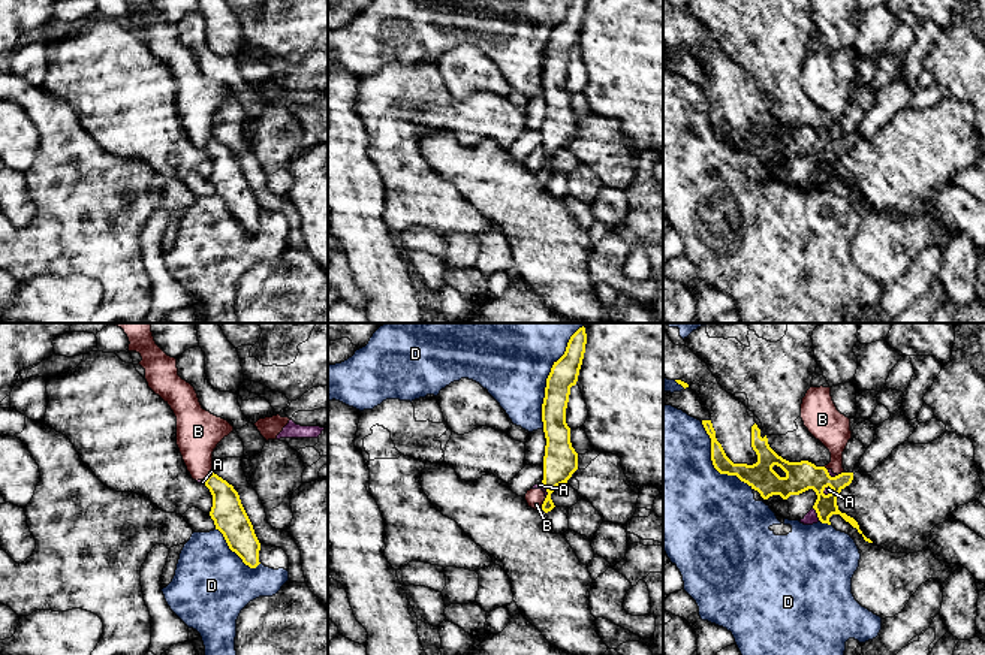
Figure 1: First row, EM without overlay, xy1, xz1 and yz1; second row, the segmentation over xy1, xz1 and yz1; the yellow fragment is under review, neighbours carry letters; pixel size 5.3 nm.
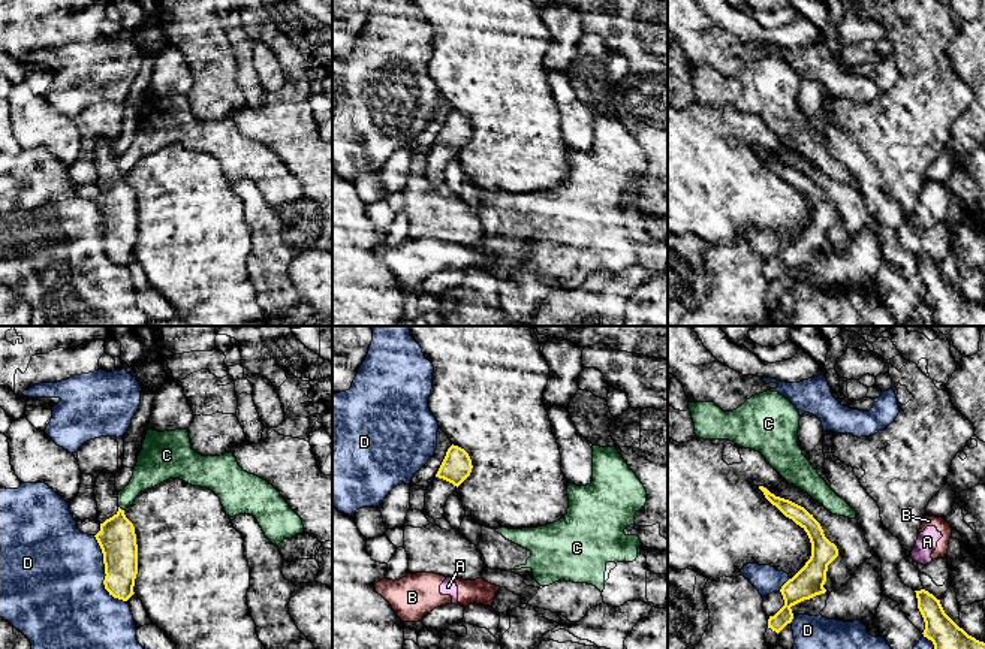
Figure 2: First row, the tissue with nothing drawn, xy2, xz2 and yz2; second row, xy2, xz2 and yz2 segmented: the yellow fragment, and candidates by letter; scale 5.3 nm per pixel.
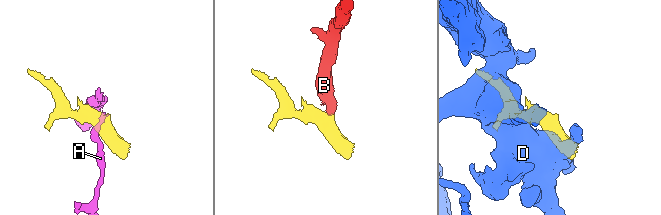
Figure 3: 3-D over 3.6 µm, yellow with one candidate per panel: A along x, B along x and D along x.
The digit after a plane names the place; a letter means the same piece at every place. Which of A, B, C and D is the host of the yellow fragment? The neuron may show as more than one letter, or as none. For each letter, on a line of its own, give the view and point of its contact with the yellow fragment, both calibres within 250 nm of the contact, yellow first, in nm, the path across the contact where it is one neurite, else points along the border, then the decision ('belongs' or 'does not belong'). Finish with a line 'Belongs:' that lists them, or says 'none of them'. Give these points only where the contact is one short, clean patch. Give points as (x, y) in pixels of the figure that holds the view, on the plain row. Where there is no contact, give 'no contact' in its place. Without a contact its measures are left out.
A: contact yz1 (818, 180); calibres 160 and 70 nm; border yz1 (813, 172), (821, 186); does not belong
B: contact xz1 (544, 168); calibres 190 and 100 nm; border xz1 (547, 162), (541, 172); does not belong
C: contact xy2 (120, 174); calibres 200 and 160 nm; border xy2 (119, 171), (123, 175); does not belong
D: contact xz1 (547, 47); calibres 150 and 360 nm; does not belong
Belongs: none of them

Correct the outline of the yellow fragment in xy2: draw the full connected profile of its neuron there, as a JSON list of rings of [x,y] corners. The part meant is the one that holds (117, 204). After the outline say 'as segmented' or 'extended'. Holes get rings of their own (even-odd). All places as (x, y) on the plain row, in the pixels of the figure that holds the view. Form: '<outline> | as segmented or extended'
[[[100,138],[94,145],[97,185],[100,196],[94,200],[105,229],[105,254],[114,263],[127,266],[135,257],[138,239],[138,209],[133,188],[118,172],[115,141]]] | extended

